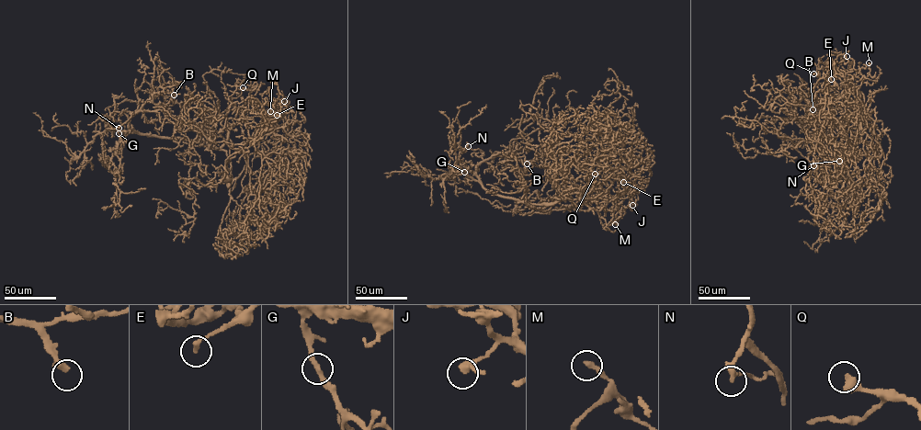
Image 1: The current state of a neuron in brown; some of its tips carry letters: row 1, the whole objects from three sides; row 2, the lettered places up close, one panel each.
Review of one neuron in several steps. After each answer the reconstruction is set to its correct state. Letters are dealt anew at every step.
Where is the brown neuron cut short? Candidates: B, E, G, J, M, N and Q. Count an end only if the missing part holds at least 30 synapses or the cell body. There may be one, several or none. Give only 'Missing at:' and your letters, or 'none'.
Missing at: B, Q

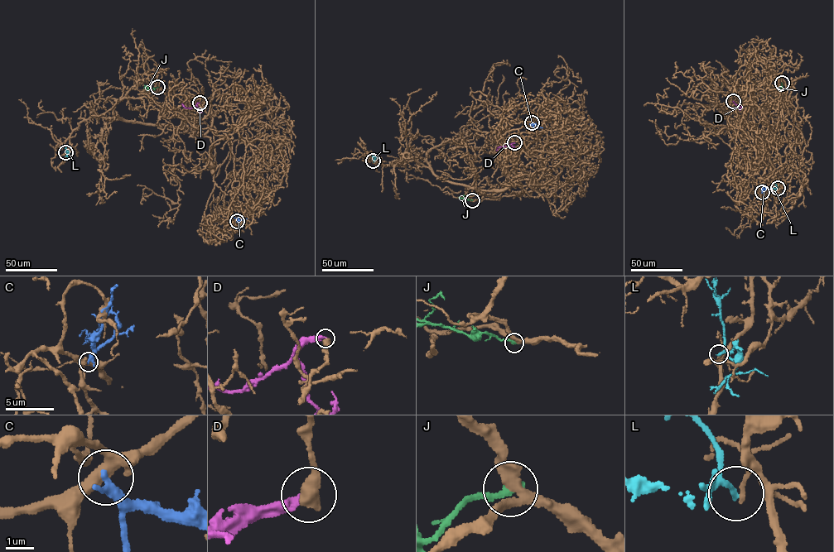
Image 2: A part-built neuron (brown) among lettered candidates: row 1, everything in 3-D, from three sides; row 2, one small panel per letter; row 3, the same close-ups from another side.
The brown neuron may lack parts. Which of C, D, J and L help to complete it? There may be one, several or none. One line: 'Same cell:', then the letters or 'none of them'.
Same cell: none of them

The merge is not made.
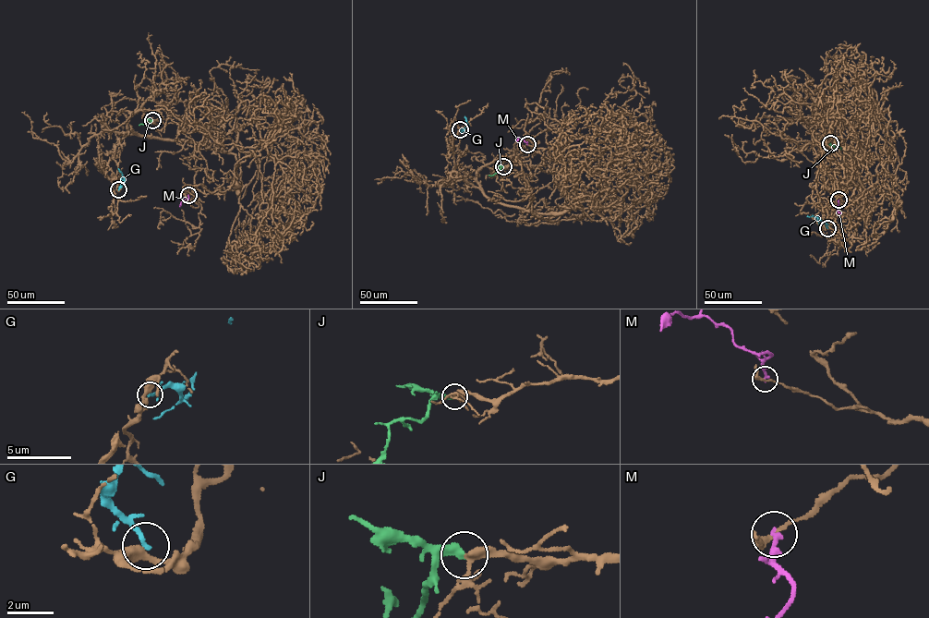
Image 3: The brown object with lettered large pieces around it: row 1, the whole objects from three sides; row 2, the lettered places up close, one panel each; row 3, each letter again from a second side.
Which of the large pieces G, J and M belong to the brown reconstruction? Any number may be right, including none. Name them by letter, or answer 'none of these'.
J

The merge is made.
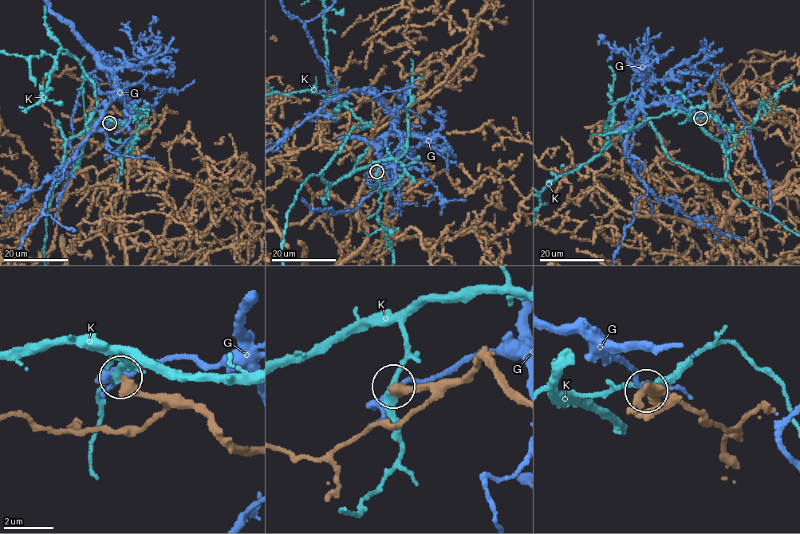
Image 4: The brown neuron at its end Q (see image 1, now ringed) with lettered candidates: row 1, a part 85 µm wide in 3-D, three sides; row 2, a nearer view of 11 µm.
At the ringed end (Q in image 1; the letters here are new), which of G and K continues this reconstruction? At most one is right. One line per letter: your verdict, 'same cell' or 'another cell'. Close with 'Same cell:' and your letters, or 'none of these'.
G: another cell
K: another cell
Same cell: none of these

